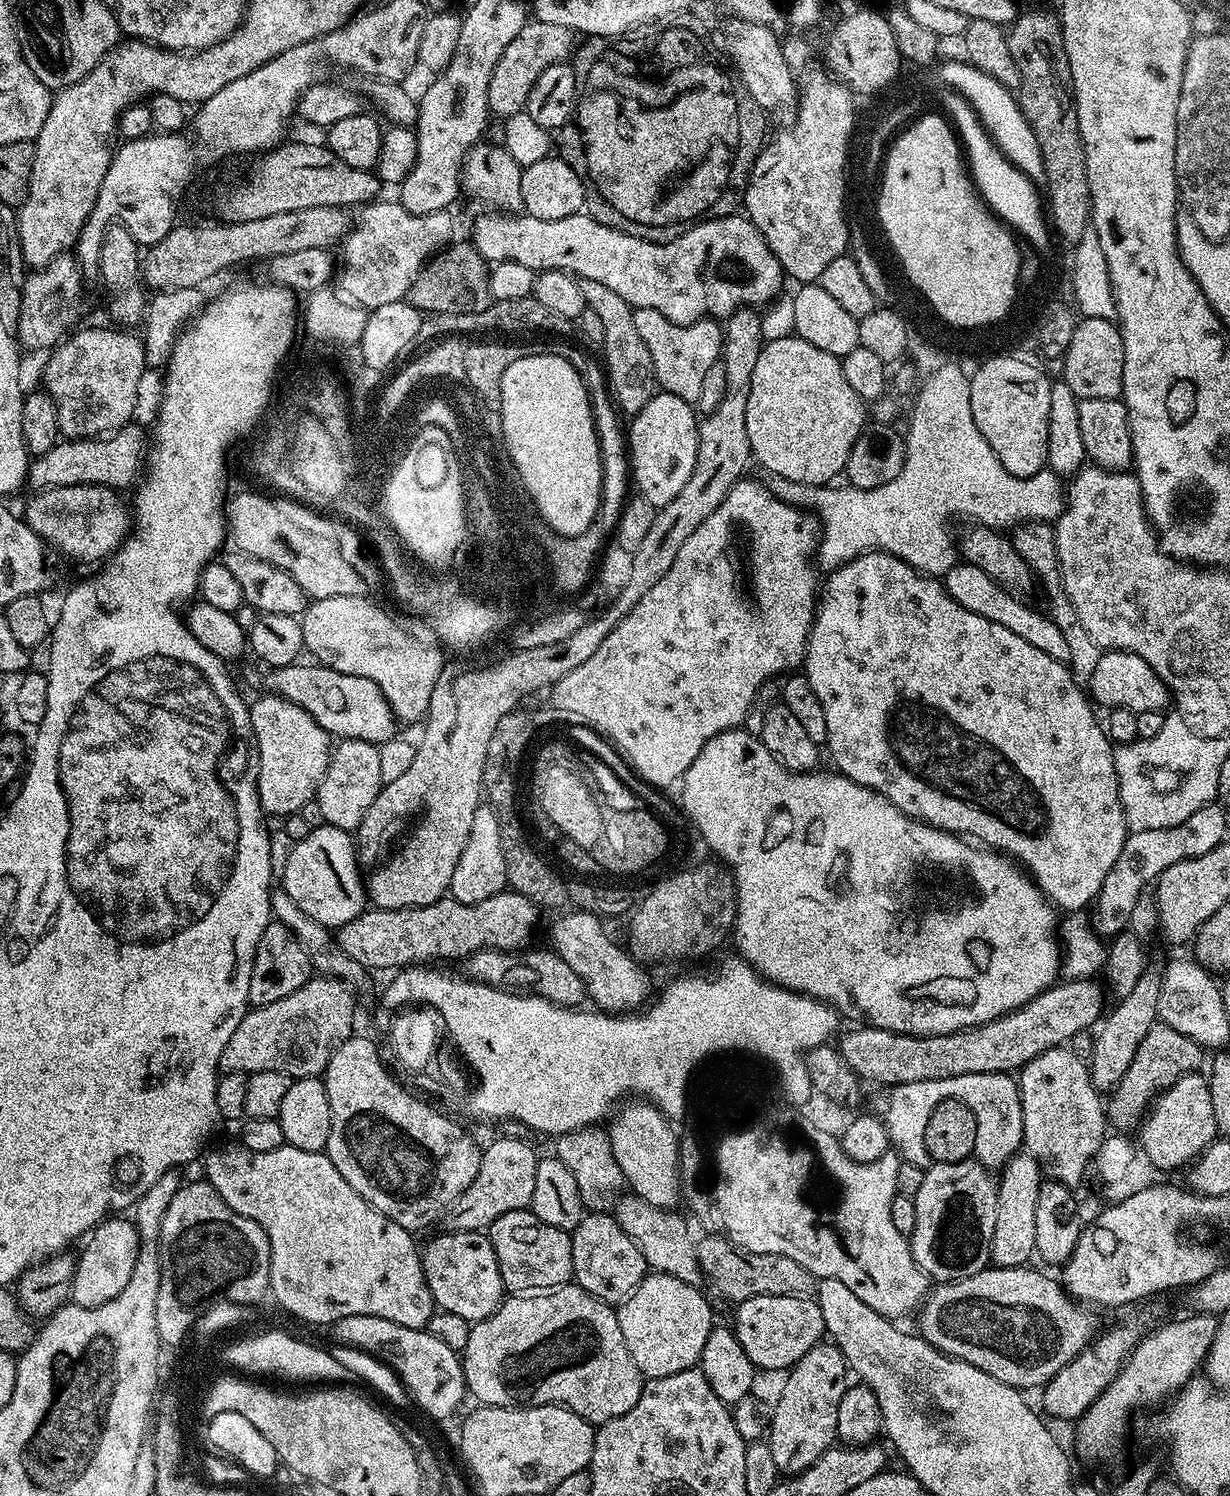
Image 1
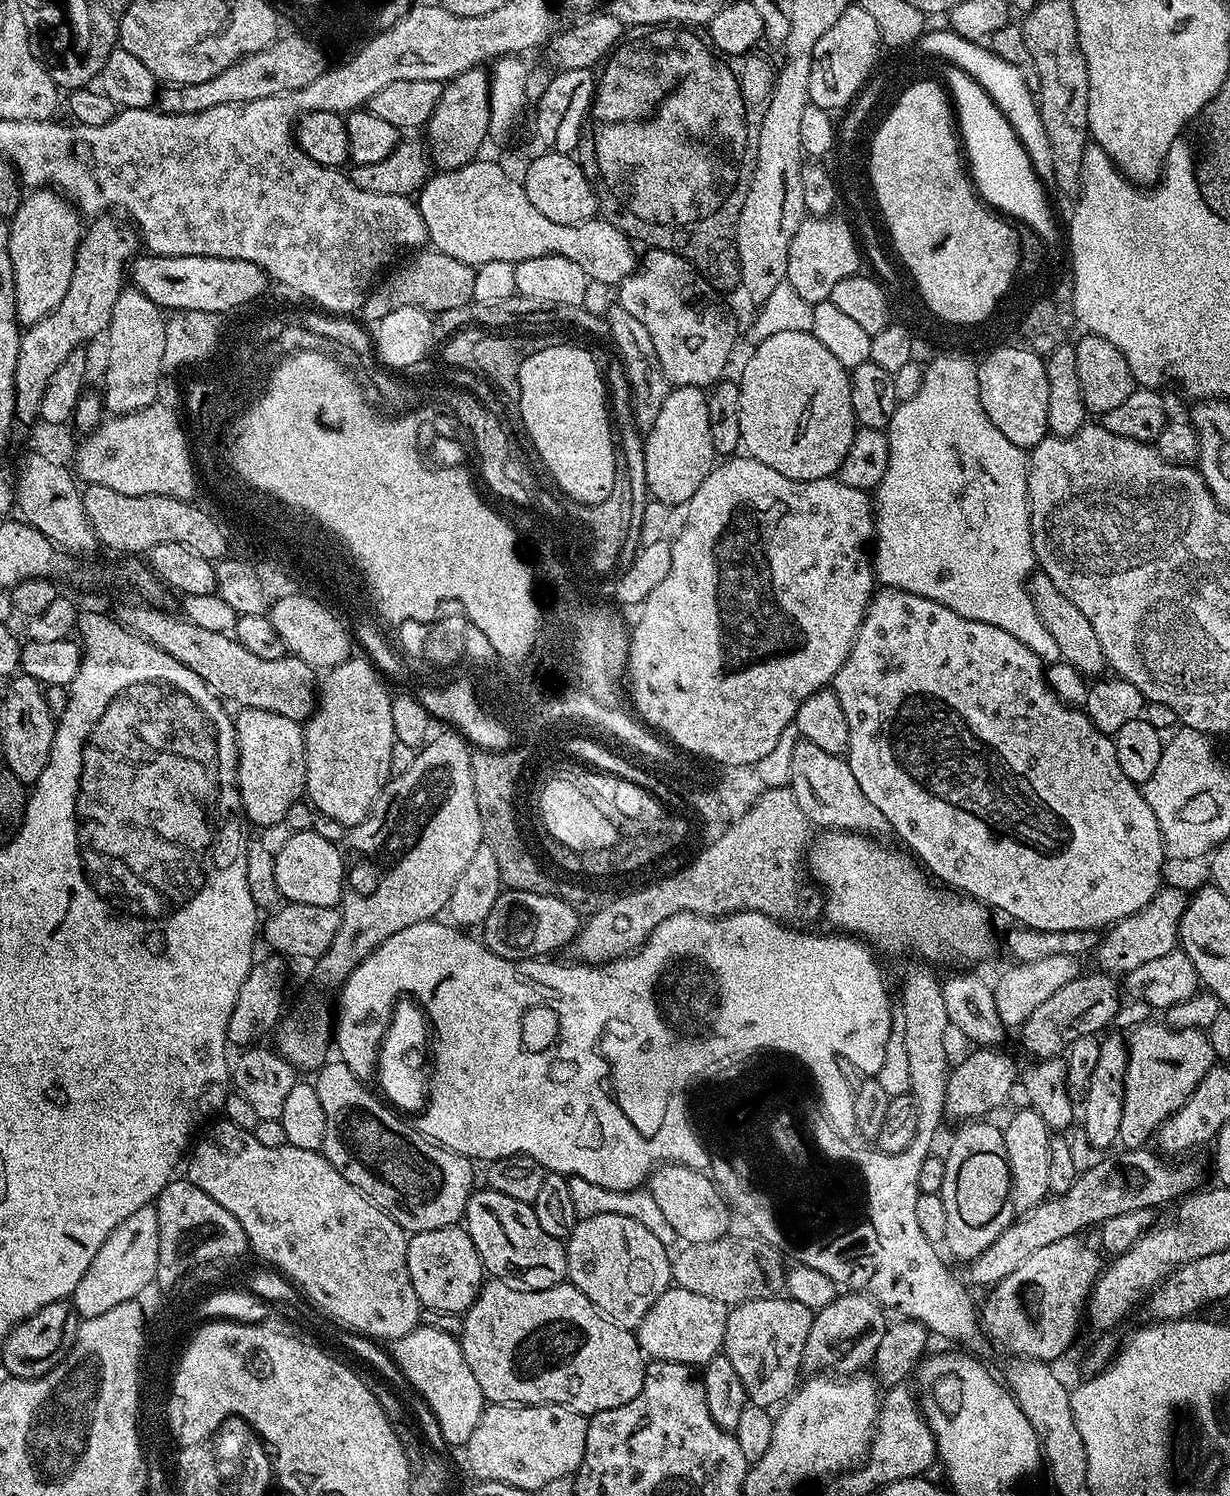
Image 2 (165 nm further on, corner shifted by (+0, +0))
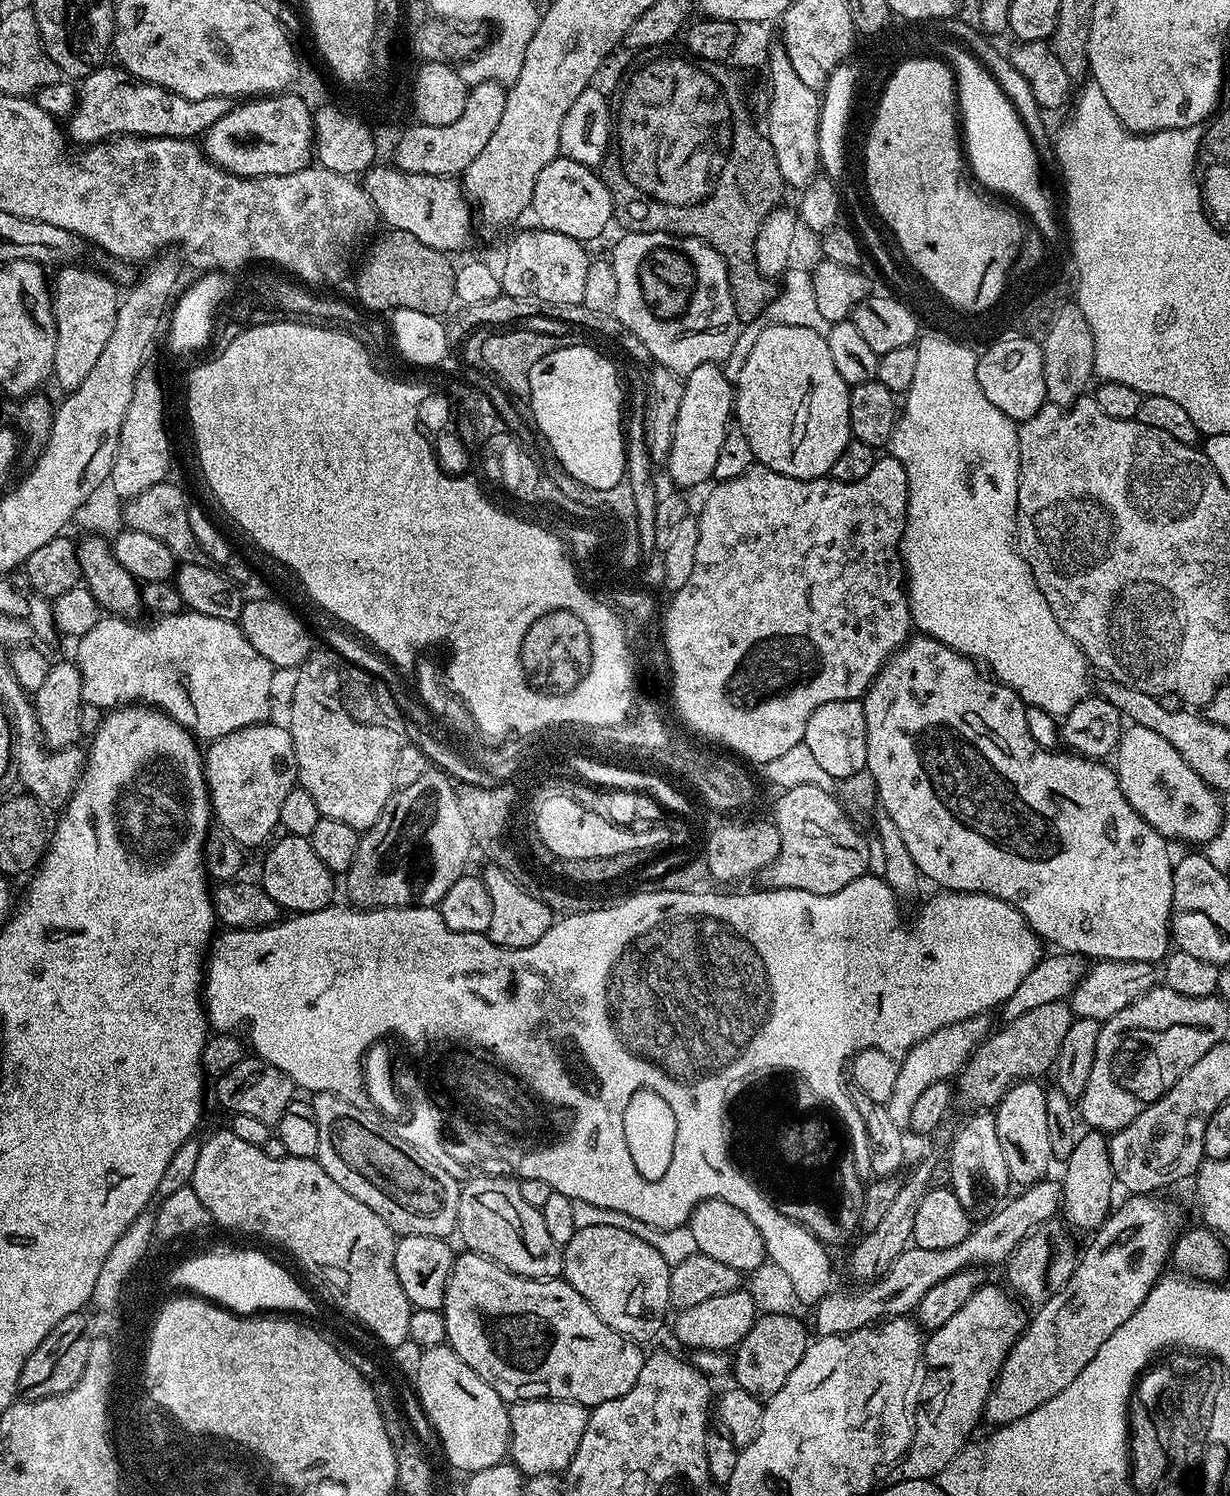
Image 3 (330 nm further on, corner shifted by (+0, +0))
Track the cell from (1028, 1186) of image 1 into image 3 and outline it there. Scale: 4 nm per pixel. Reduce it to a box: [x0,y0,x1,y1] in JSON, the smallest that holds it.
[994,1078,1054,1186]

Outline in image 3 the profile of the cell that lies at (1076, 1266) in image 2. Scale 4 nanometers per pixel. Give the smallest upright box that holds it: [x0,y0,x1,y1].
[898,1282,1026,1480]

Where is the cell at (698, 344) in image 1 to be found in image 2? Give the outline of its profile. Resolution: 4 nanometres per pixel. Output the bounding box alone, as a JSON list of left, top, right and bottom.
[618,248,736,389]

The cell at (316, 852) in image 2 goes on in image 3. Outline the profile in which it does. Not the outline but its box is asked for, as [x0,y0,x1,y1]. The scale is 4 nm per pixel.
[258,835,336,914]

